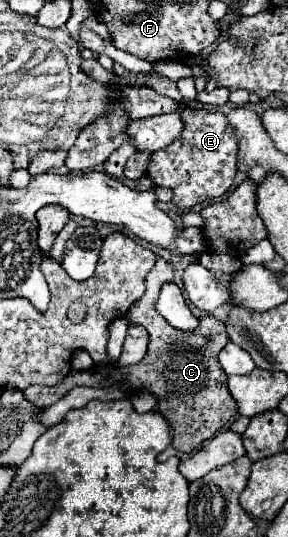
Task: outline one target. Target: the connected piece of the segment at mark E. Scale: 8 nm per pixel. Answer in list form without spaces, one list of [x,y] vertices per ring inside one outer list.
[[[188,109],[182,113],[182,119],[186,125],[182,137],[176,139],[176,143],[154,153],[148,175],[156,185],[170,187],[174,191],[172,203],[178,207],[194,207],[198,203],[218,199],[230,189],[236,175],[236,137],[226,125],[222,113]]]

